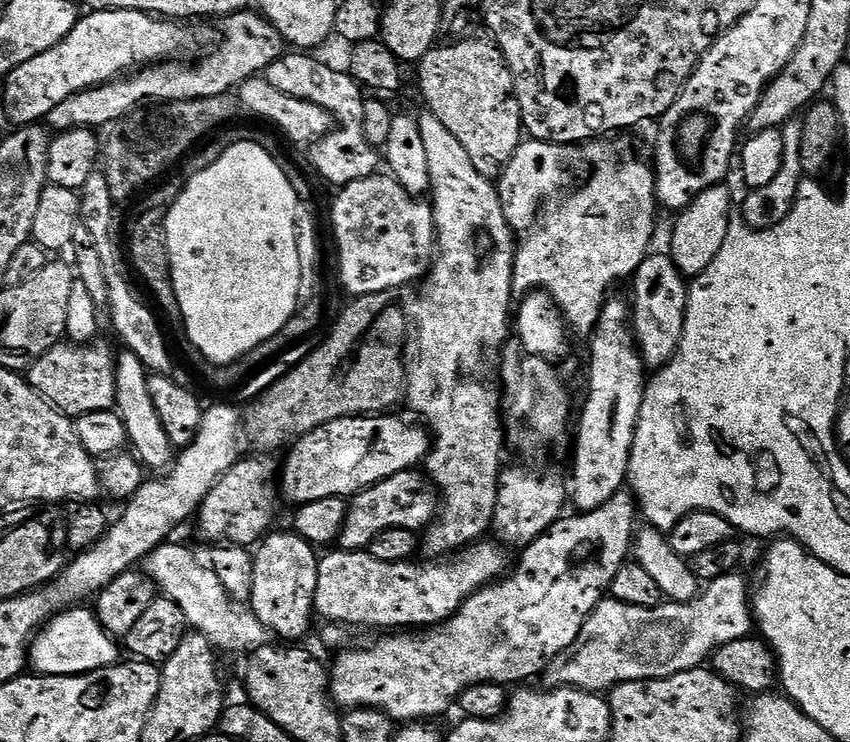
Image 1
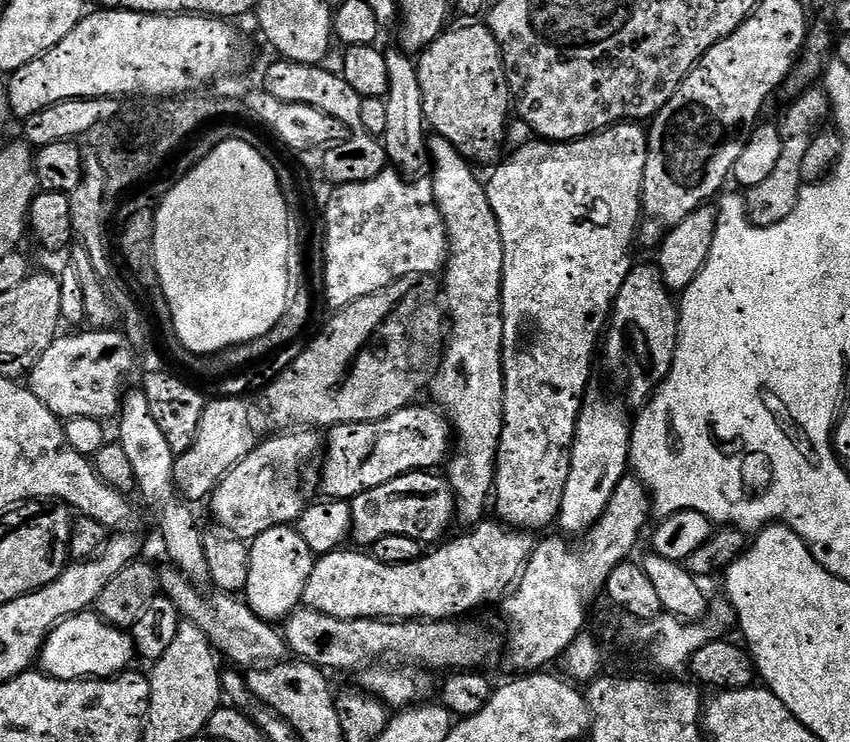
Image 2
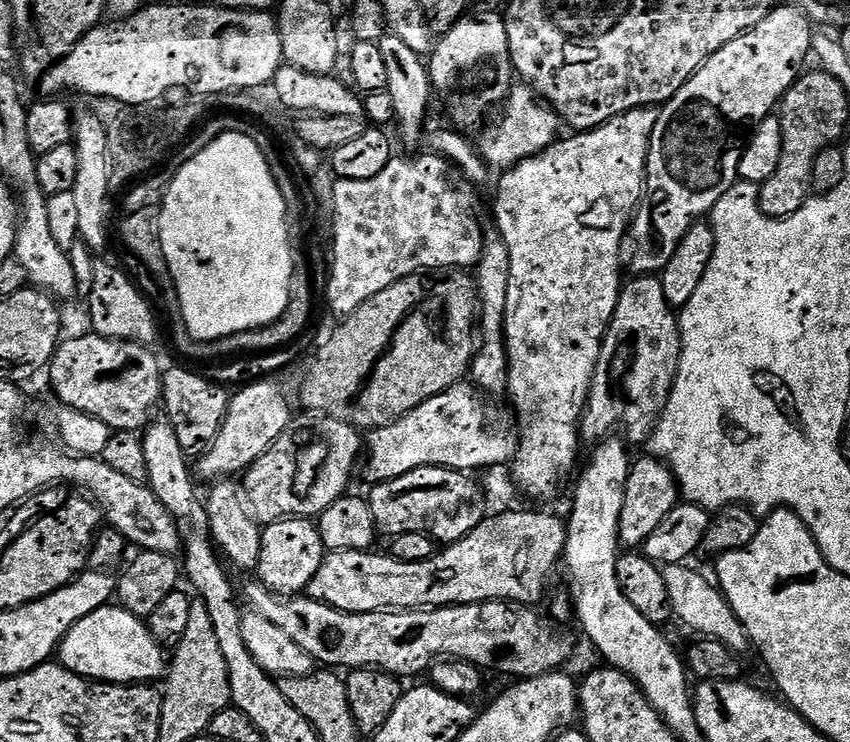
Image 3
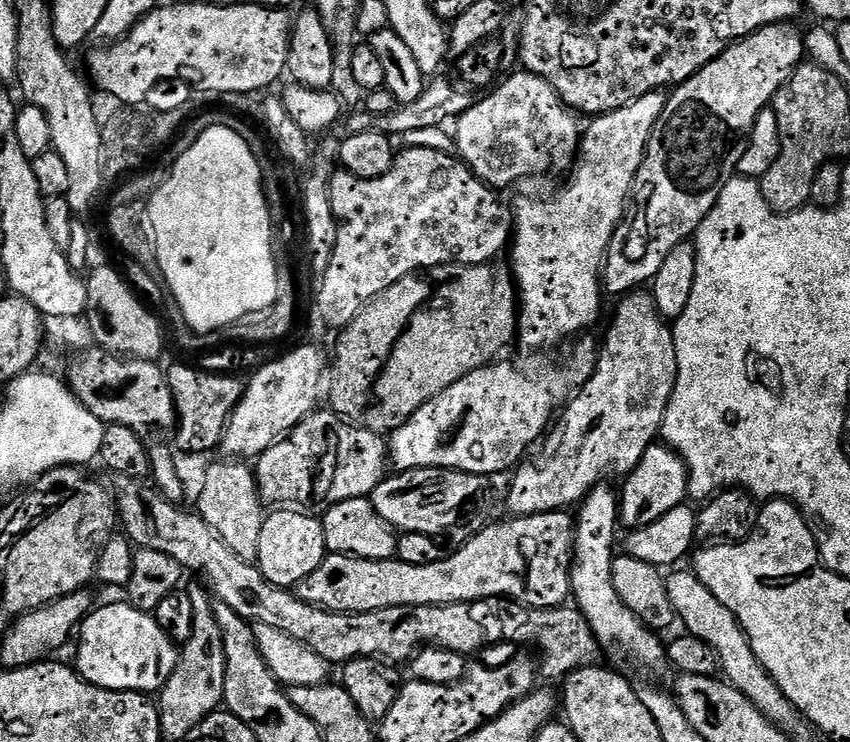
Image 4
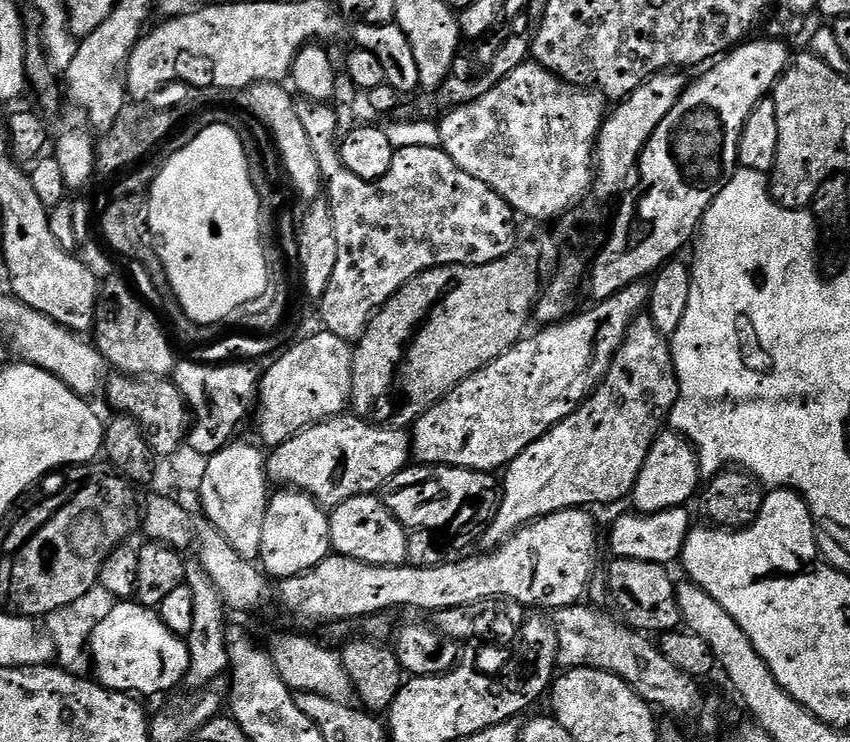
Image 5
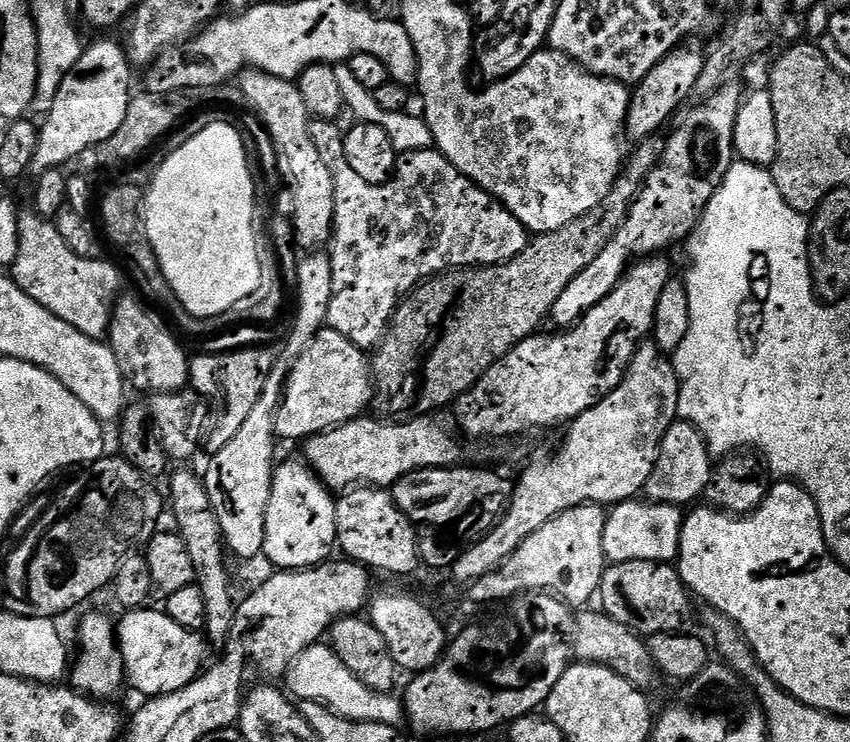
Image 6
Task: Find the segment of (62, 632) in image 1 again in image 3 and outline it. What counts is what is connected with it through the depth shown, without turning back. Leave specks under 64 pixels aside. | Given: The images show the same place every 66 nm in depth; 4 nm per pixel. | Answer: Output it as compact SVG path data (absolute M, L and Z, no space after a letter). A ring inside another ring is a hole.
M119 606L99 608L94 614L86 614L86 618L75 624L60 643L58 660L76 676L121 686L156 682L166 672L165 649L152 637L147 623Z

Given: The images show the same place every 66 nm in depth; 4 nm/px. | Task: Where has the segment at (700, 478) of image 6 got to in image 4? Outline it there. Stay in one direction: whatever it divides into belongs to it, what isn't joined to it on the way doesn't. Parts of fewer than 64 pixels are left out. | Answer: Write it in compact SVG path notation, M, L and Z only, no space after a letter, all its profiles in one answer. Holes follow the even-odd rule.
M663 442L651 444L642 458L642 462L633 472L629 472L623 481L624 492L619 493L619 523L625 529L650 526L650 522L658 522L662 514L670 514L670 510L681 507L689 499L688 468L684 460L673 448Z

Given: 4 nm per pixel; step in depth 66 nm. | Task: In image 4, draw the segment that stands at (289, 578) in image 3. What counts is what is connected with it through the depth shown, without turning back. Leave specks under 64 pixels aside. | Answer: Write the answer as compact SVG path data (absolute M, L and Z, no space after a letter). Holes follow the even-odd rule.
M272 510L264 516L255 563L274 586L295 589L297 584L314 574L324 560L324 526L317 517L315 520L312 516L315 515L304 510Z

